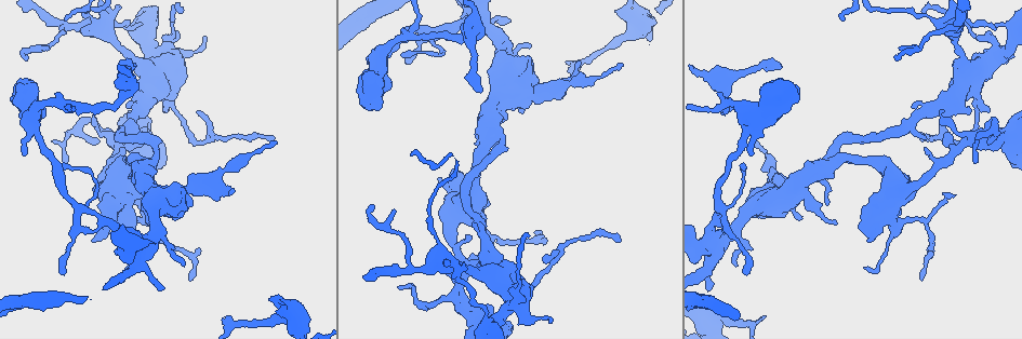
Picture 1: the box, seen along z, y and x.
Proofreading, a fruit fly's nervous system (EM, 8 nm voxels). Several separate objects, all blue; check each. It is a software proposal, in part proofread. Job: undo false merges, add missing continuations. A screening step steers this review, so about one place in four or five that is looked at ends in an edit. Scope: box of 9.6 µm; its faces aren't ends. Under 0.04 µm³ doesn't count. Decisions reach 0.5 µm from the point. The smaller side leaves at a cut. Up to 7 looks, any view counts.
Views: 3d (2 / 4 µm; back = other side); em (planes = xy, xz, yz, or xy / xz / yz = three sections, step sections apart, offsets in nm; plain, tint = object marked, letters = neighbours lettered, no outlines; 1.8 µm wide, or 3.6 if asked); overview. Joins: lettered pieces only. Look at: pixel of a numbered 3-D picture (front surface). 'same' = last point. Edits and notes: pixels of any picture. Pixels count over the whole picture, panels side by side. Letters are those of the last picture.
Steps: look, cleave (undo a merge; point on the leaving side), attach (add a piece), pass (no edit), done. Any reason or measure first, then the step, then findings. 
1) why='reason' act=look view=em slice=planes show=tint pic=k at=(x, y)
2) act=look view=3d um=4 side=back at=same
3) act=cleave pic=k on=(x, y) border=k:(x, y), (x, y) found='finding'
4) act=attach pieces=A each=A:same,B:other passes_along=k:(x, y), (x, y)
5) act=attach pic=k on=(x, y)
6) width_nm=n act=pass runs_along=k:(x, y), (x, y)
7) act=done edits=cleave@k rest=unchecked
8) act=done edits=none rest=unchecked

why='thin end' act=look view=em slice=planes show=tint pic=1 at=(275, 142)

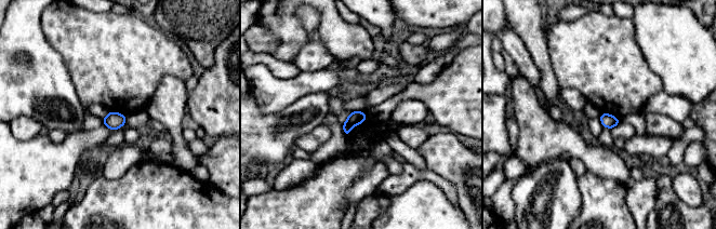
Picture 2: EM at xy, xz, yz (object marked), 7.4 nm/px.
act=look view=em slice=planes show=letters at=same

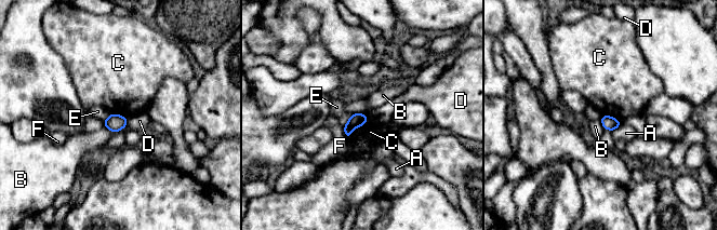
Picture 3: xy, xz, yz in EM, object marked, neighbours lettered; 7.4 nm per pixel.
act=pass each=A:other,B:other,C:other,D:other,E:other,F:other border=3:(366, 113), (367, 122), (347, 138) found='no lettered piece goes on from it'

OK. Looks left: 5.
why='two arms in line, one across' act=look view=em um=3.6 slice=planes show=tint pic=1 at=(141, 168)

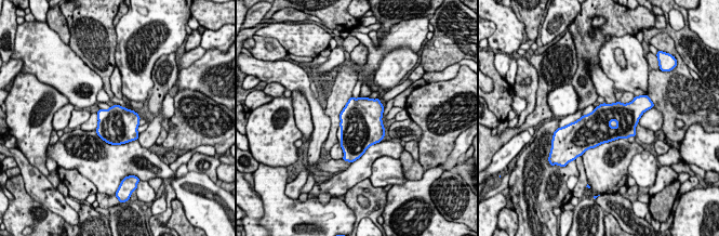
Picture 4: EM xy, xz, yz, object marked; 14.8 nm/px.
act=look view=em um=3.6 slice=planes show=letters at=same

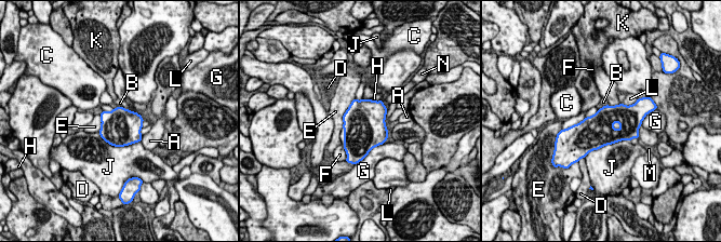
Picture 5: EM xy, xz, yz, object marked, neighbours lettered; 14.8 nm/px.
width_nm=550 act=pass each=A:other,B:other,C:other,D:other,E:other,F:other,G:other,H:other,J:other,K:other,L:other,M:other,N:other border=5:(598, 109), (586, 118) found='continuous, no second neuron'

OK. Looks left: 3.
why='thin end' act=look view=3d um=4 pic=1 at=(544, 261)

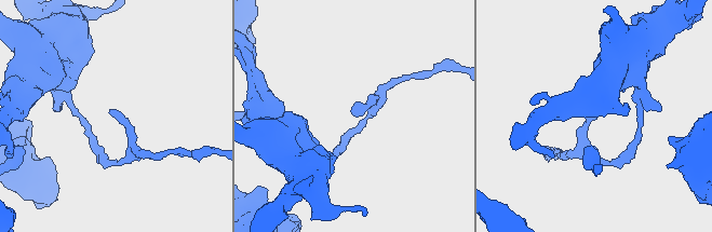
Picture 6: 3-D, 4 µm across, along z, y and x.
why='shape alone is not enough' act=look view=em slice=xz step=16 show=letters pic=6 at=(355, 111)

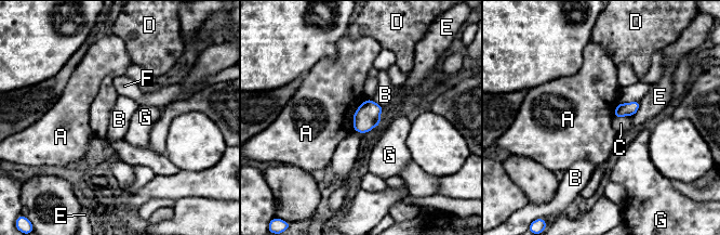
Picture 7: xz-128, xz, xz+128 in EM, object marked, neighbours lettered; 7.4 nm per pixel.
act=look view=em slice=planes show=letters at=same

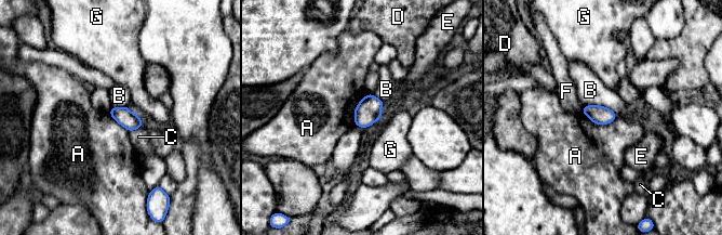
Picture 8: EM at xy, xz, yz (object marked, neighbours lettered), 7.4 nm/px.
width_nm=130 act=pass each=A:other,B:other,C:other,D:other,E:other,F:other,G:other found='none of them fits'

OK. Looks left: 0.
act=done edits=none rest=unchecked

